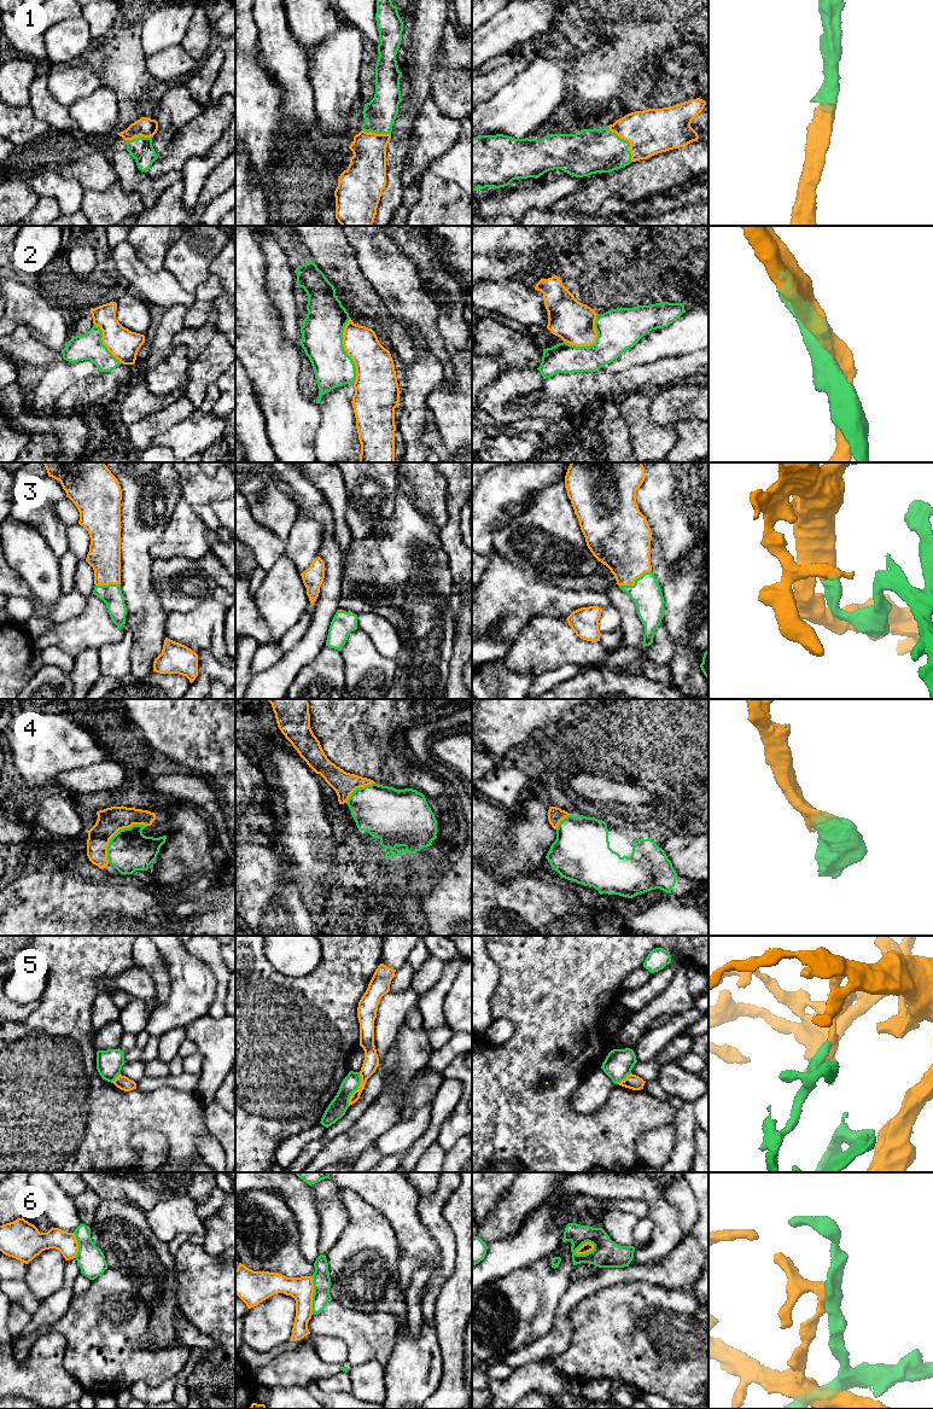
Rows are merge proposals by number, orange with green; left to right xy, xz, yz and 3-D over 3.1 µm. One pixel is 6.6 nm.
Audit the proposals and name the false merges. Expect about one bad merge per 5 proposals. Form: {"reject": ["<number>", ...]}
{"reject": ["2", "5", "6"]}

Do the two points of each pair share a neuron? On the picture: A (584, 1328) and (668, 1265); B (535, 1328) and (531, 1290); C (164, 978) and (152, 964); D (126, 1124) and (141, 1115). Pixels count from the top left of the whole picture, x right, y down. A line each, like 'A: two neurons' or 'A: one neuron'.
A: two neurons
B: one neuron
C: one neuron
D: one neuron

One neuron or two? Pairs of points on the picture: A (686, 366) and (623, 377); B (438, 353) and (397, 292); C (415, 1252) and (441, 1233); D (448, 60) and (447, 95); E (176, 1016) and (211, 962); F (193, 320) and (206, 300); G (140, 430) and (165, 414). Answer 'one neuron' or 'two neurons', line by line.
A: one neuron
B: one neuron
C: two neurons
D: one neuron
E: two neurons
F: one neuron
G: one neuron

